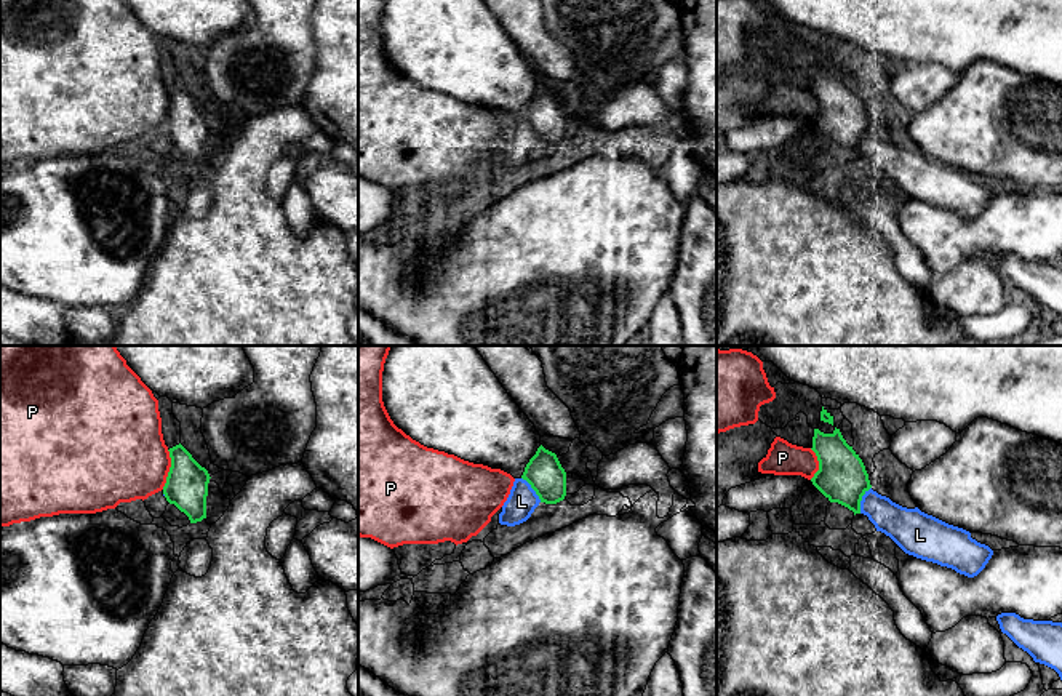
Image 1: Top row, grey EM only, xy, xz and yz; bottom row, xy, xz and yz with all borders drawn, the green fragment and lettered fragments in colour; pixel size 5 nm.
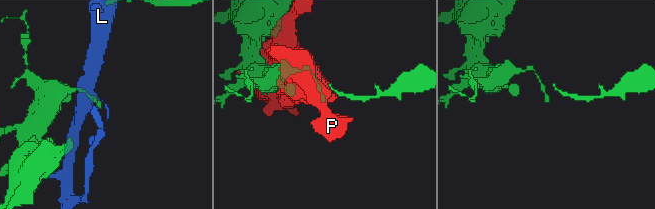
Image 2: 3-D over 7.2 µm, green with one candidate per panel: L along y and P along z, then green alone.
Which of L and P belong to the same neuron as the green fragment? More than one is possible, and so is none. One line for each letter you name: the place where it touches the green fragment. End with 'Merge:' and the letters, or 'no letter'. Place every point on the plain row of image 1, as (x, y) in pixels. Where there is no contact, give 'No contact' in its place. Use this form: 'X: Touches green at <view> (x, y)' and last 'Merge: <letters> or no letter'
Merge: no letter

